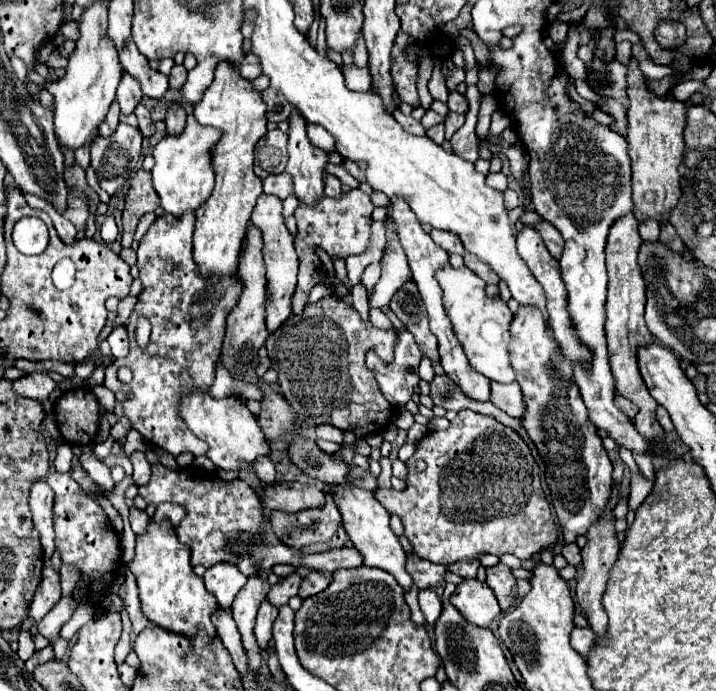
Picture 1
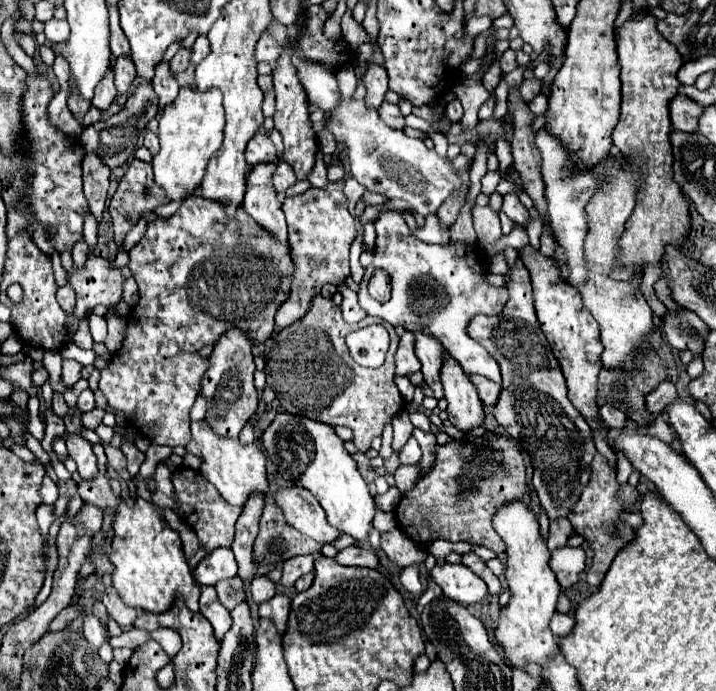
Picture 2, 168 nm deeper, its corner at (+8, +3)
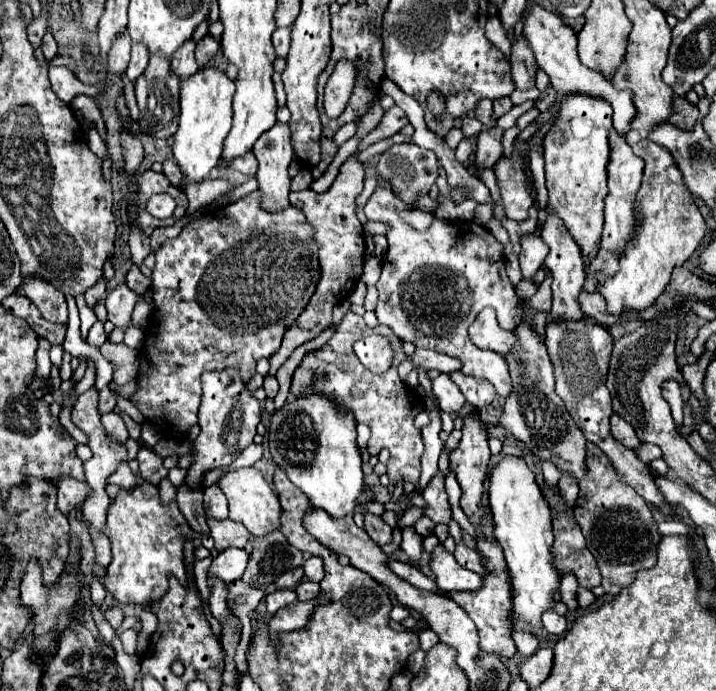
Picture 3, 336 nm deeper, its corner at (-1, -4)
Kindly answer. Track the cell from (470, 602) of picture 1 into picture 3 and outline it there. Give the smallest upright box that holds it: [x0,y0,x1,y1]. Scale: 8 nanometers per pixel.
[431,545,481,593]

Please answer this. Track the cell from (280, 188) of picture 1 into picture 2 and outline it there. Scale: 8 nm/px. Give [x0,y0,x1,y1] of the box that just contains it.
[274,160,296,192]

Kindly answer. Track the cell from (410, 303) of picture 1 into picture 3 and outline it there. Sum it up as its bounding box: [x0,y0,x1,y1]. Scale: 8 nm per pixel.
[433,373,465,413]

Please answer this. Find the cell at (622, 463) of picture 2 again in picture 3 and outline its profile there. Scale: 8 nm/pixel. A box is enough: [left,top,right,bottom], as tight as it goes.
[635,443,661,463]

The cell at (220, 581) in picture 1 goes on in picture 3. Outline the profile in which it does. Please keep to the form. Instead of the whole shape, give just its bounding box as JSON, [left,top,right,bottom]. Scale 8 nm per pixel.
[209,549,249,583]

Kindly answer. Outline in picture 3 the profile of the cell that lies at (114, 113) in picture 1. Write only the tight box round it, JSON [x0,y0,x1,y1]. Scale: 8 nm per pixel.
[107,33,131,77]

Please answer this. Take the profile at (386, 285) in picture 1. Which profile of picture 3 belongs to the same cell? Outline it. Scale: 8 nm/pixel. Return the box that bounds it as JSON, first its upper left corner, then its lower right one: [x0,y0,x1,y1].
[365,177,521,397]

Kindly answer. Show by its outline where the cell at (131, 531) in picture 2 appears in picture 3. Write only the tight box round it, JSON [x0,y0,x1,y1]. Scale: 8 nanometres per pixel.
[105,483,189,605]

